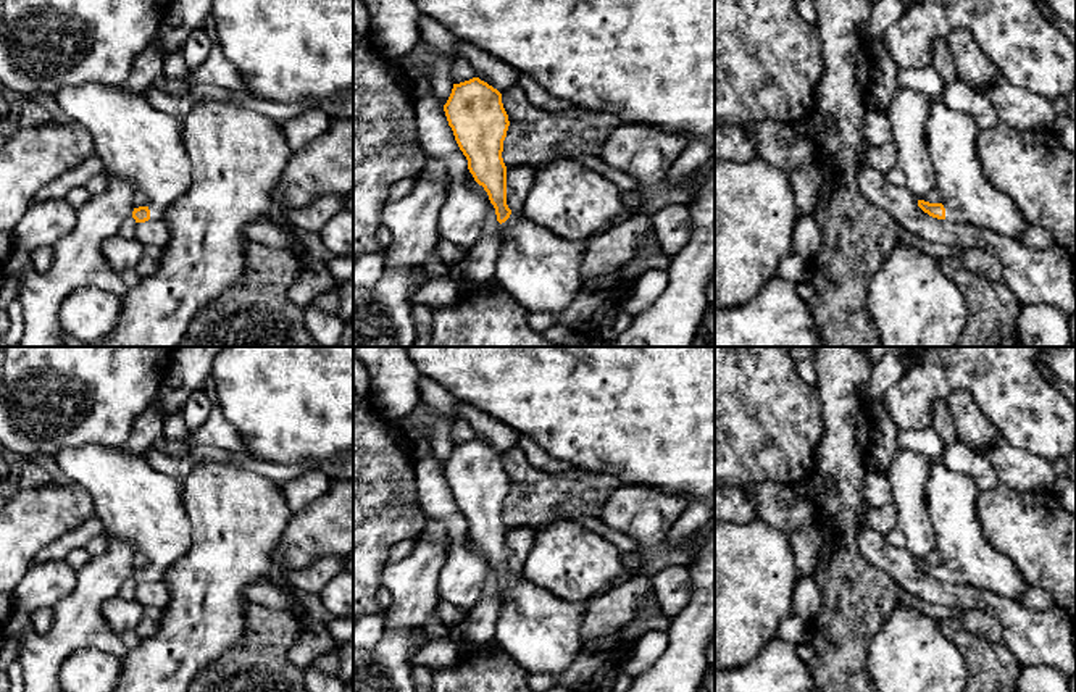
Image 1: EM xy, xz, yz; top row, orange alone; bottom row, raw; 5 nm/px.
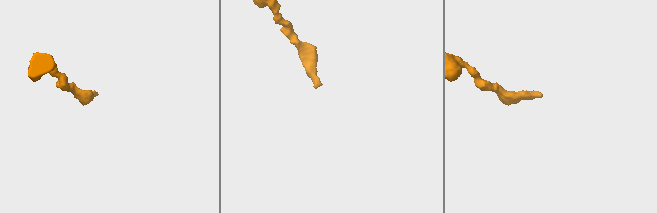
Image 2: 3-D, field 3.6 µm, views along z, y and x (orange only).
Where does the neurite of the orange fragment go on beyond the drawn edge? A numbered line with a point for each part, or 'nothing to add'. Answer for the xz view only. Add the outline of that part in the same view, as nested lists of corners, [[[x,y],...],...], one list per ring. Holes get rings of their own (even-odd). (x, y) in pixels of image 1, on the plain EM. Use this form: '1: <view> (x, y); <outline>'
1: xz (541, 631); [[[634,568],[628,576],[611,581],[603,590],[595,595],[605,594],[610,589],[621,586],[624,581],[642,576],[642,568]],[[511,577],[500,586],[502,605],[500,615],[495,621],[495,640],[498,645],[529,674],[561,674],[576,660],[584,644],[581,627],[589,607],[589,600],[568,602],[552,592],[534,586],[526,577]]]

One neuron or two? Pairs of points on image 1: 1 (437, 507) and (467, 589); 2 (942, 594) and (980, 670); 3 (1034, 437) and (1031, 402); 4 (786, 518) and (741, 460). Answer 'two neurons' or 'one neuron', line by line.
1: one neuron
2: two neurons
3: one neuron
4: two neurons

